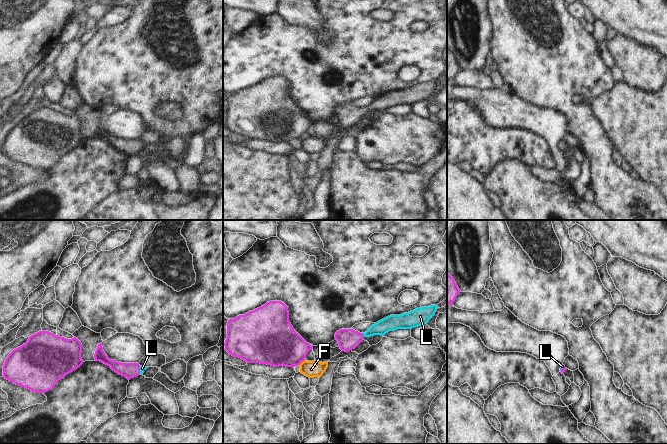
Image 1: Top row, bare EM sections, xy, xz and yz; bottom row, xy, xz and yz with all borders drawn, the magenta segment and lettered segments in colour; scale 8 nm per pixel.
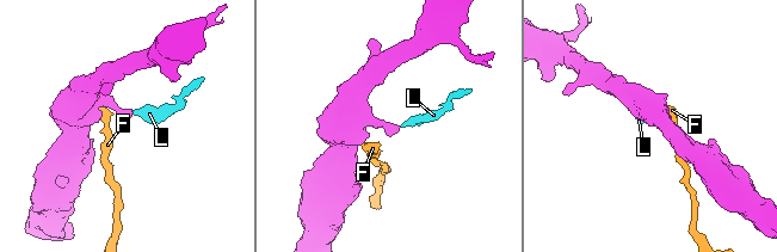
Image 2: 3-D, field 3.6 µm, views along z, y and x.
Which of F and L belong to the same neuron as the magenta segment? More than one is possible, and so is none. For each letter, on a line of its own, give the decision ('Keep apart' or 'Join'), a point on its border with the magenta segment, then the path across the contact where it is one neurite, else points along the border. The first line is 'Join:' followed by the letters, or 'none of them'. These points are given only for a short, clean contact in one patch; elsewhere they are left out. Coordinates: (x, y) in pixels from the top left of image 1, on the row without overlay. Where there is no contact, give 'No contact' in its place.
Join: L
F: Keep apart. Touches magenta at xz (302, 137). Boundary: xz (305, 136), (299, 141)
L: Join. Touches magenta at xz (363, 111). Path across: xz (348, 115), (363, 111), (391, 99).

